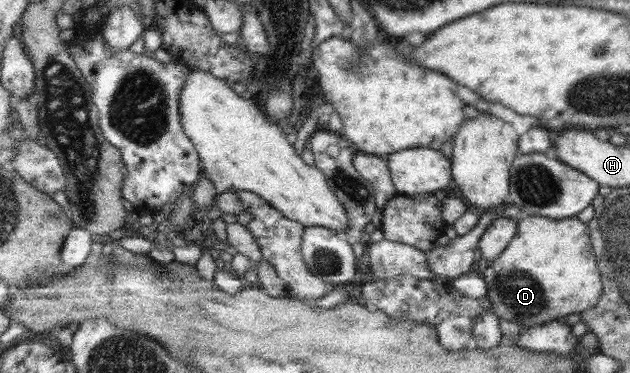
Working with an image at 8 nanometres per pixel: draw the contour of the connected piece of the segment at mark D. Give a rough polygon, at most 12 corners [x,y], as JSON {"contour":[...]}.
{"contour":[[538,215],[483,278],[532,327],[599,302],[588,227]]}

